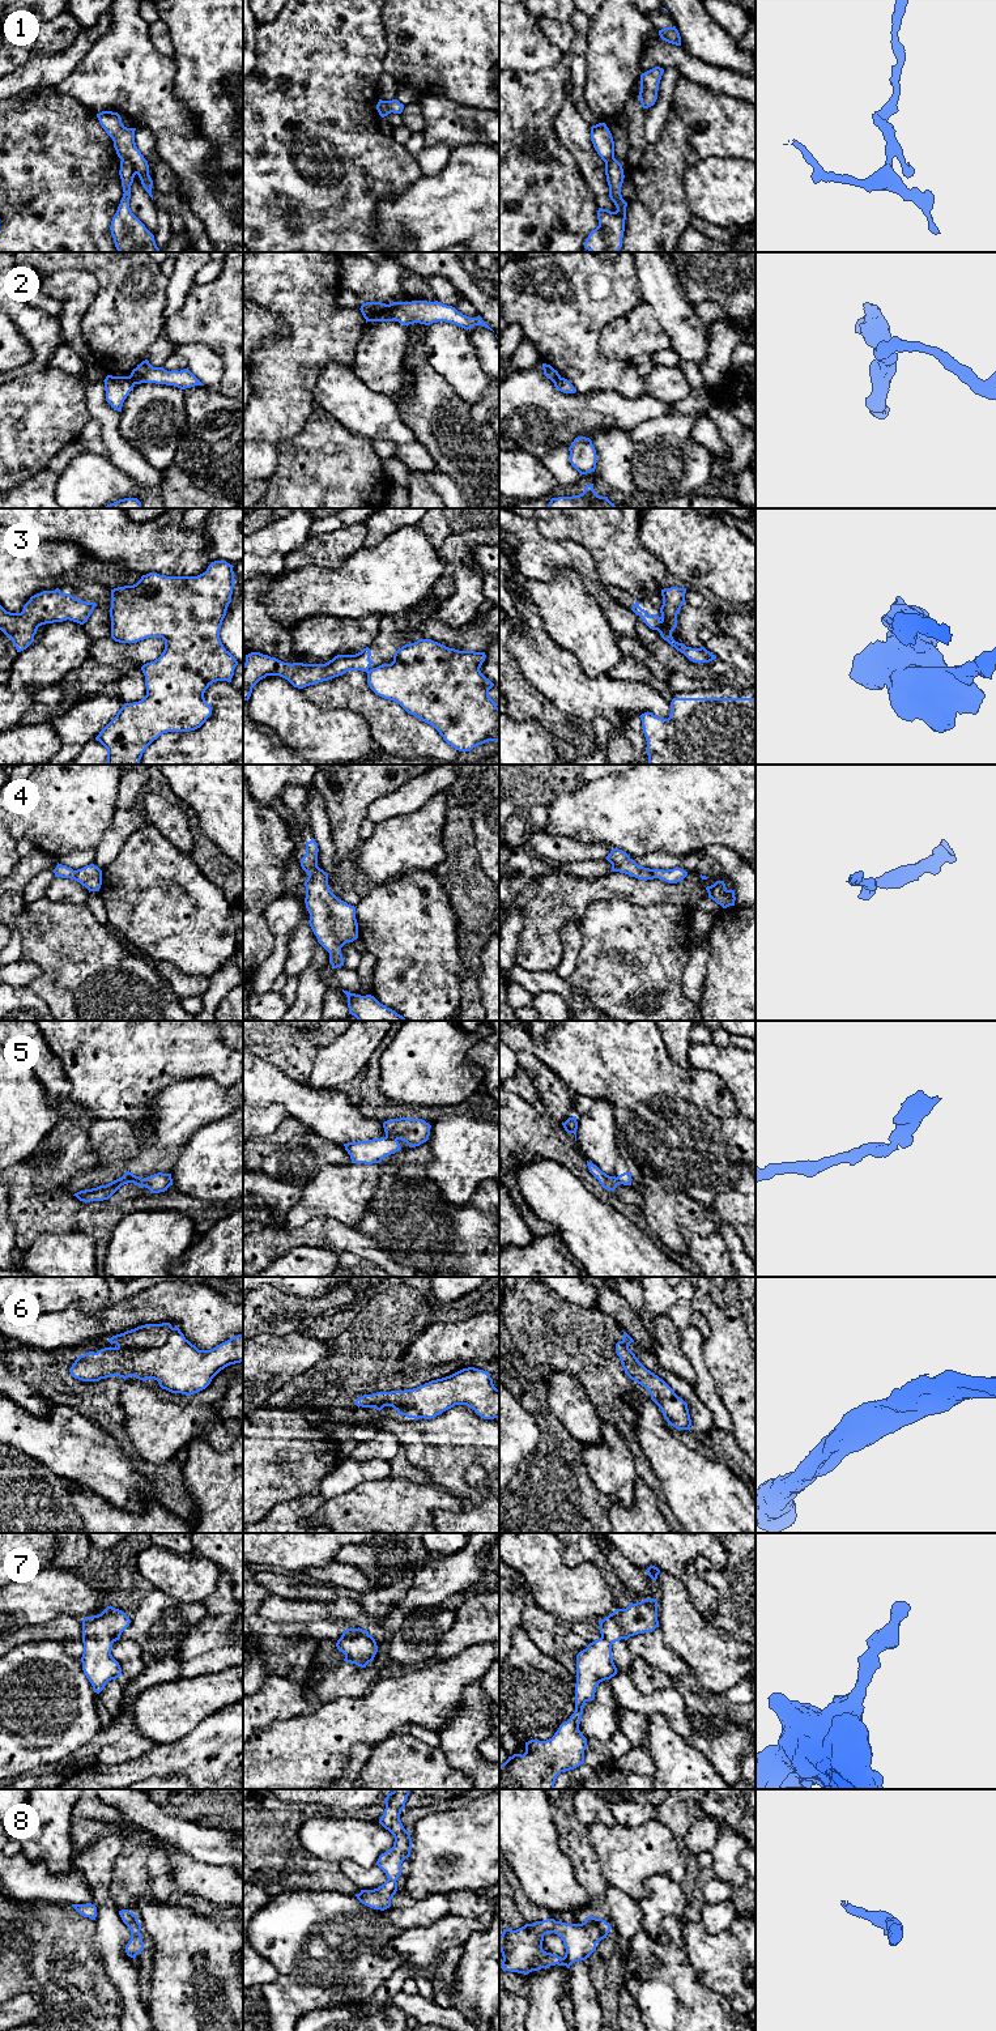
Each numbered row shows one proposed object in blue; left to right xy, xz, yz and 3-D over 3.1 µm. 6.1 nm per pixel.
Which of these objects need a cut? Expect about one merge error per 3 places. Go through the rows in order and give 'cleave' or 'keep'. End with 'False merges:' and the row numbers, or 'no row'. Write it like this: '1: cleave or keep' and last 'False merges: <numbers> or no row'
1: cleave
2: cleave
3: cleave
4: keep
5: cleave
6: cleave
7: keep
8: keep
False merges: 1, 2, 3, 5, 6

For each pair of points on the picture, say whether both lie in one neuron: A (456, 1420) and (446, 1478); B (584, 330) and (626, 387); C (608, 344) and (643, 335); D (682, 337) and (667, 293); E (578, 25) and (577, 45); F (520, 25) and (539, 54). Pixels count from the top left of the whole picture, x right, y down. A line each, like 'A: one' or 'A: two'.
A: one
B: one
C: one
D: one
E: one
F: one

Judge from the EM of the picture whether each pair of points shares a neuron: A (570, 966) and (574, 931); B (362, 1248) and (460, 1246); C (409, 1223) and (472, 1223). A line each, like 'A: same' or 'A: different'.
A: same
B: different
C: same

